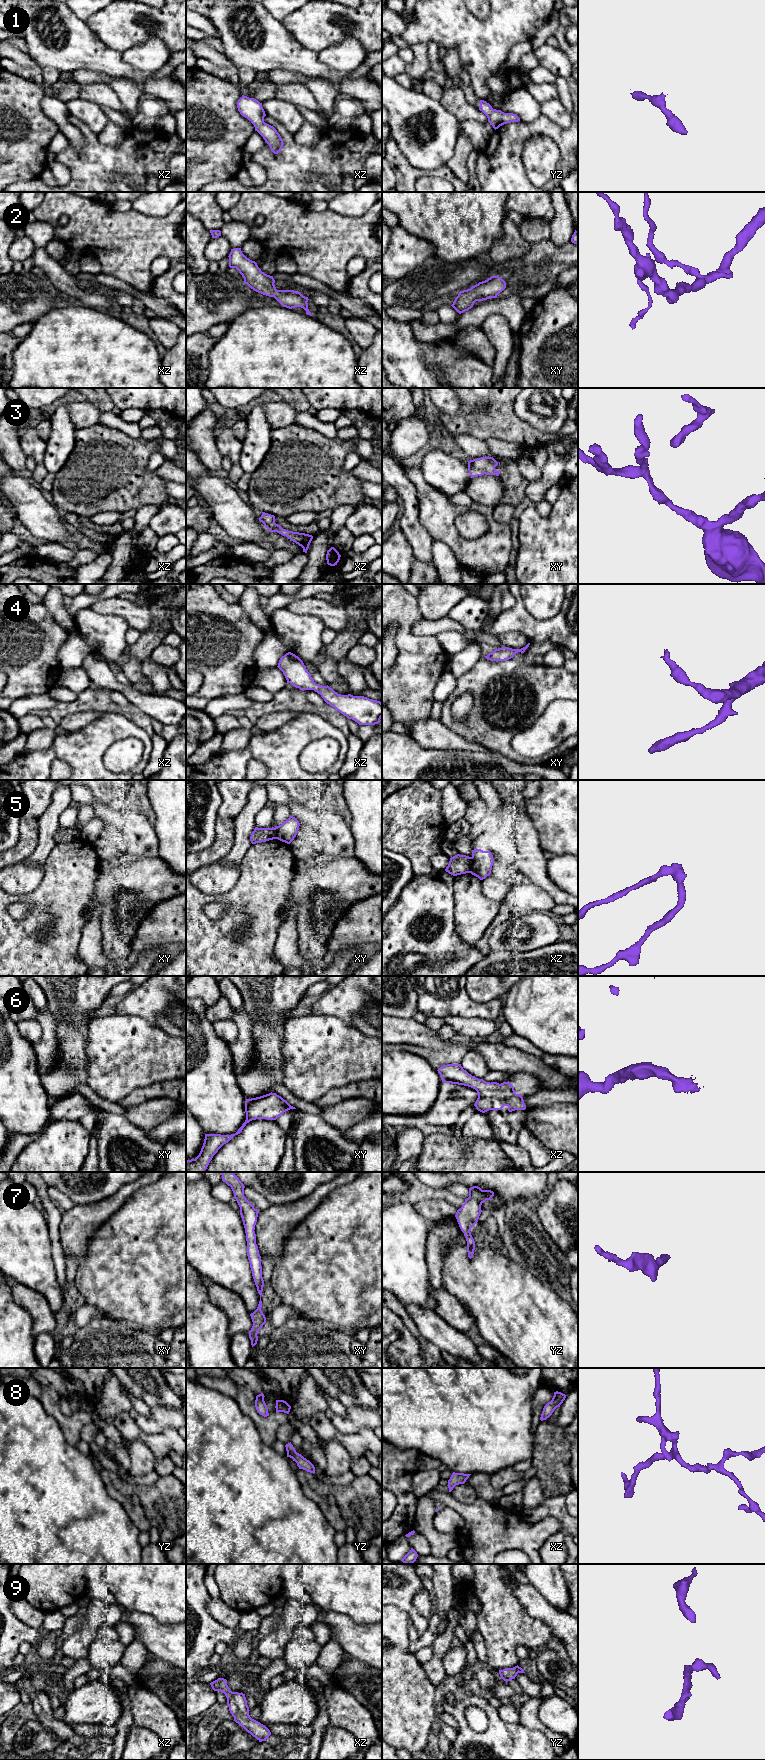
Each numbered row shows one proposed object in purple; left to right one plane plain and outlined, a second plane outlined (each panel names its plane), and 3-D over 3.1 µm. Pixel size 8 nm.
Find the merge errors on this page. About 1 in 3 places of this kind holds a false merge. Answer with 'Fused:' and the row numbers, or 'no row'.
Fused: 5

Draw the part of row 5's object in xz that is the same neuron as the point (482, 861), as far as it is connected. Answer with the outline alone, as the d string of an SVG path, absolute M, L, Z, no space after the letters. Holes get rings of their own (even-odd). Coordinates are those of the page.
M481 849L472 850L472 865L471 874L478 877L480 880L485 879L491 874L494 863L493 855L490 851Z

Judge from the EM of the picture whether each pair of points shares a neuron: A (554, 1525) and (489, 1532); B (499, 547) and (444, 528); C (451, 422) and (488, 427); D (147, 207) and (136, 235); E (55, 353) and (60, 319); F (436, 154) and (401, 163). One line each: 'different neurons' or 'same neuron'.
A: same neuron
B: same neuron
C: same neuron
D: different neurons
E: same neuron
F: different neurons

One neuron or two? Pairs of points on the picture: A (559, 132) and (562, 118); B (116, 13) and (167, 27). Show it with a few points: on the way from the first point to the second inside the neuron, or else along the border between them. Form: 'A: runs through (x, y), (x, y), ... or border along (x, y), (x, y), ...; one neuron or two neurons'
A: border along (541, 113), (560, 126), (567, 127); two neurons
B: runs through (129, 13), (145, 11), (151, 12), (156, 17); one neuron

